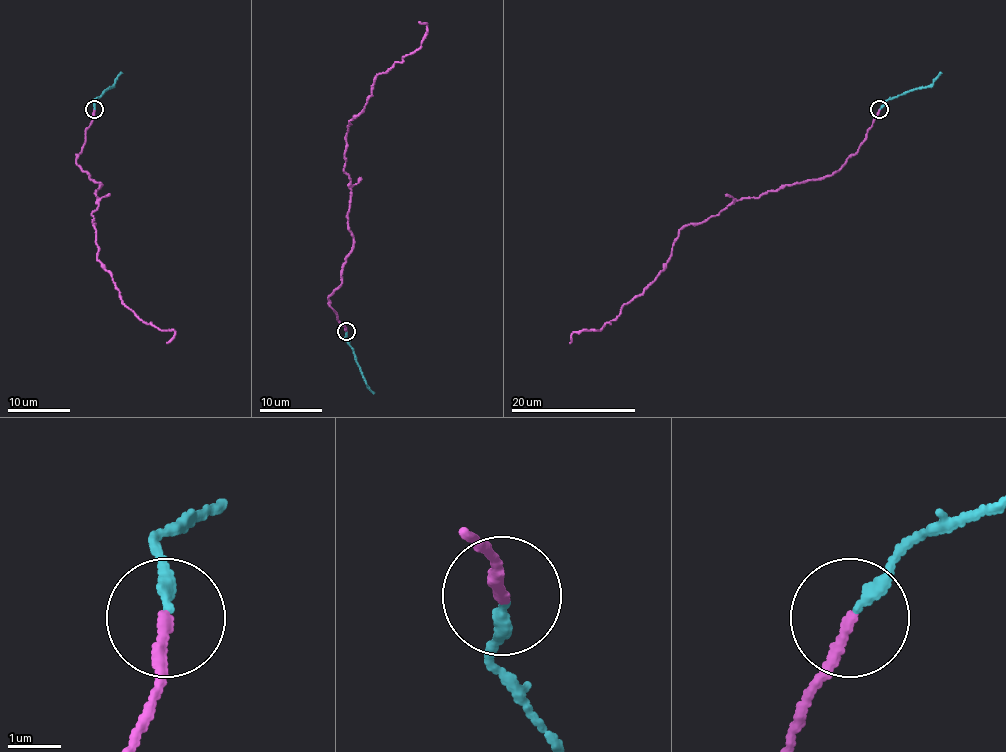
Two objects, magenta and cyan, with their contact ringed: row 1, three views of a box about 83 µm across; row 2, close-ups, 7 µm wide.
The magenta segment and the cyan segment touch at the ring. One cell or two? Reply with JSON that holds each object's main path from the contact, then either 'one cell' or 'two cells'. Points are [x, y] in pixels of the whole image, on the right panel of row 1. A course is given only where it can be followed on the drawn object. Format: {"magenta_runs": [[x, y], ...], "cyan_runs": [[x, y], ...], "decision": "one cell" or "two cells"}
{"magenta_runs": [[879, 109], [832, 174], [734, 199], [686, 224], [641, 294], [569, 343]], "cyan_runs": [[880, 109], [888, 100], [930, 86], [941, 72]], "decision": "one cell"}

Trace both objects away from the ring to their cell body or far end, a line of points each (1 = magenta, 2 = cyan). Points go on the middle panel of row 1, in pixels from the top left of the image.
1: (346, 331), (328, 297), (341, 284), (353, 244), (346, 133), (377, 76), (420, 46), (427, 26), (419, 21)
2: (346, 332), (364, 382), (374, 393)

